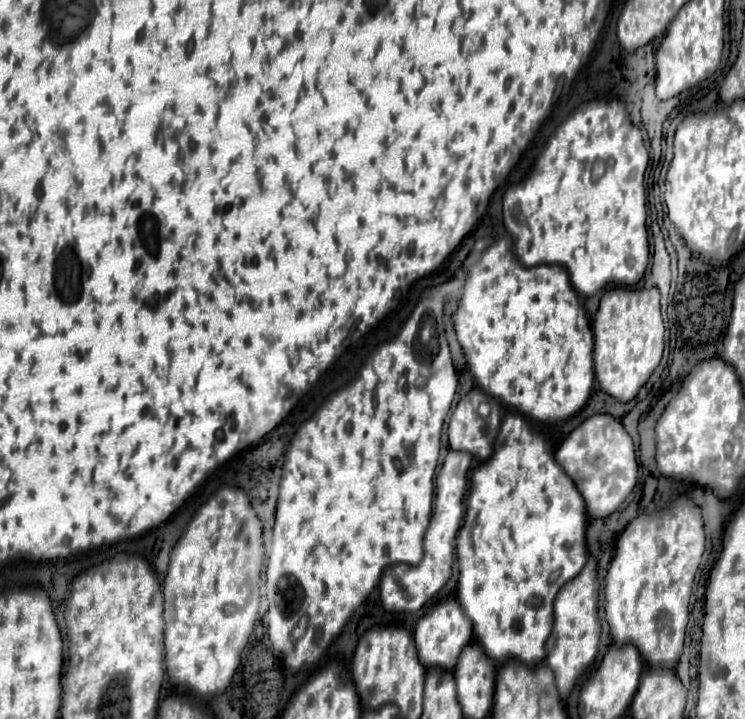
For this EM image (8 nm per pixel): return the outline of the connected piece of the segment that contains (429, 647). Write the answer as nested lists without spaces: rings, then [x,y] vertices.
[[[449,597],[445,601],[437,601],[429,607],[429,611],[417,619],[415,625],[415,645],[419,661],[429,667],[441,667],[447,671],[453,671],[457,663],[457,655],[461,653],[461,647],[473,639],[473,625],[469,623],[469,617],[461,609],[459,601]]]

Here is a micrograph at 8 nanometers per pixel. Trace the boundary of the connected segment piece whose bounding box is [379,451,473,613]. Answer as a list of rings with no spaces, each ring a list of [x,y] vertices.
[[[449,451],[443,467],[437,473],[435,479],[435,505],[433,505],[433,517],[431,525],[425,533],[425,555],[419,565],[405,565],[395,563],[389,565],[381,577],[379,593],[383,607],[387,611],[419,611],[429,599],[437,595],[437,591],[447,583],[453,569],[453,551],[457,541],[457,531],[461,527],[463,519],[463,499],[467,491],[467,473],[471,467],[473,457],[465,451]]]

